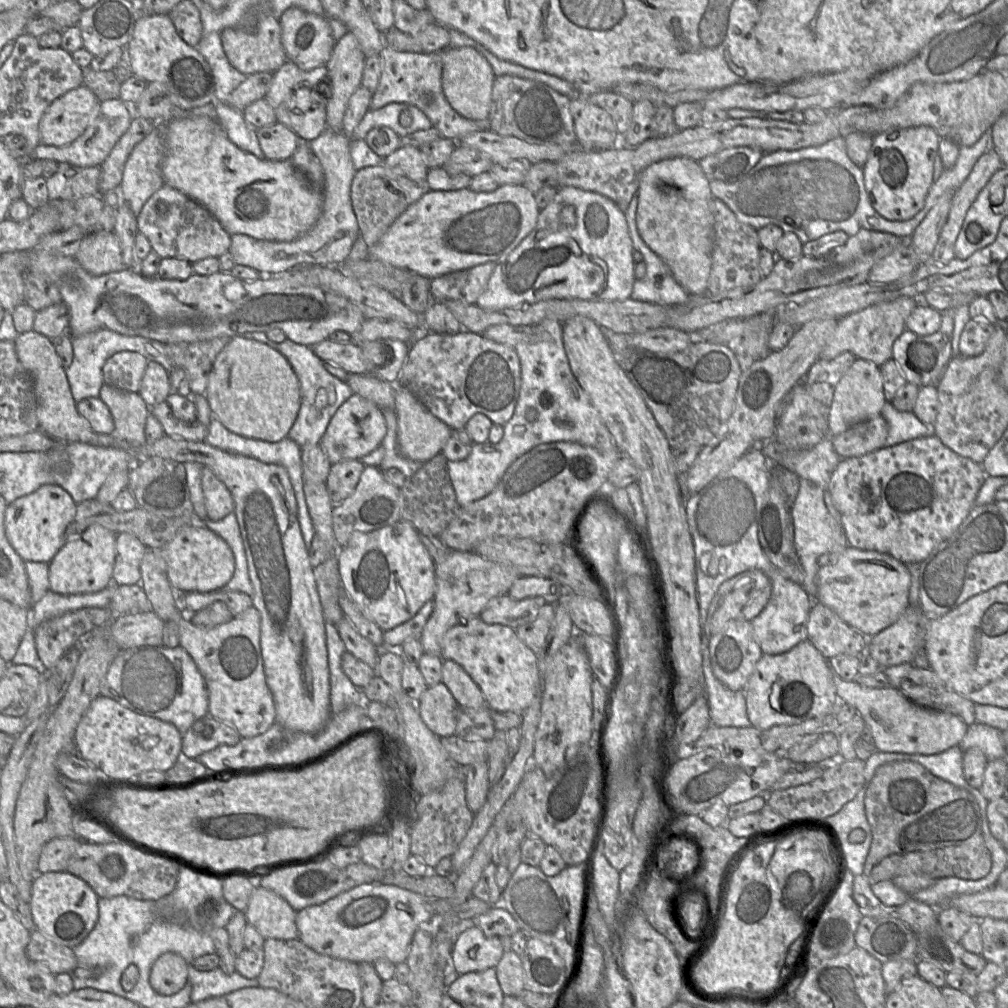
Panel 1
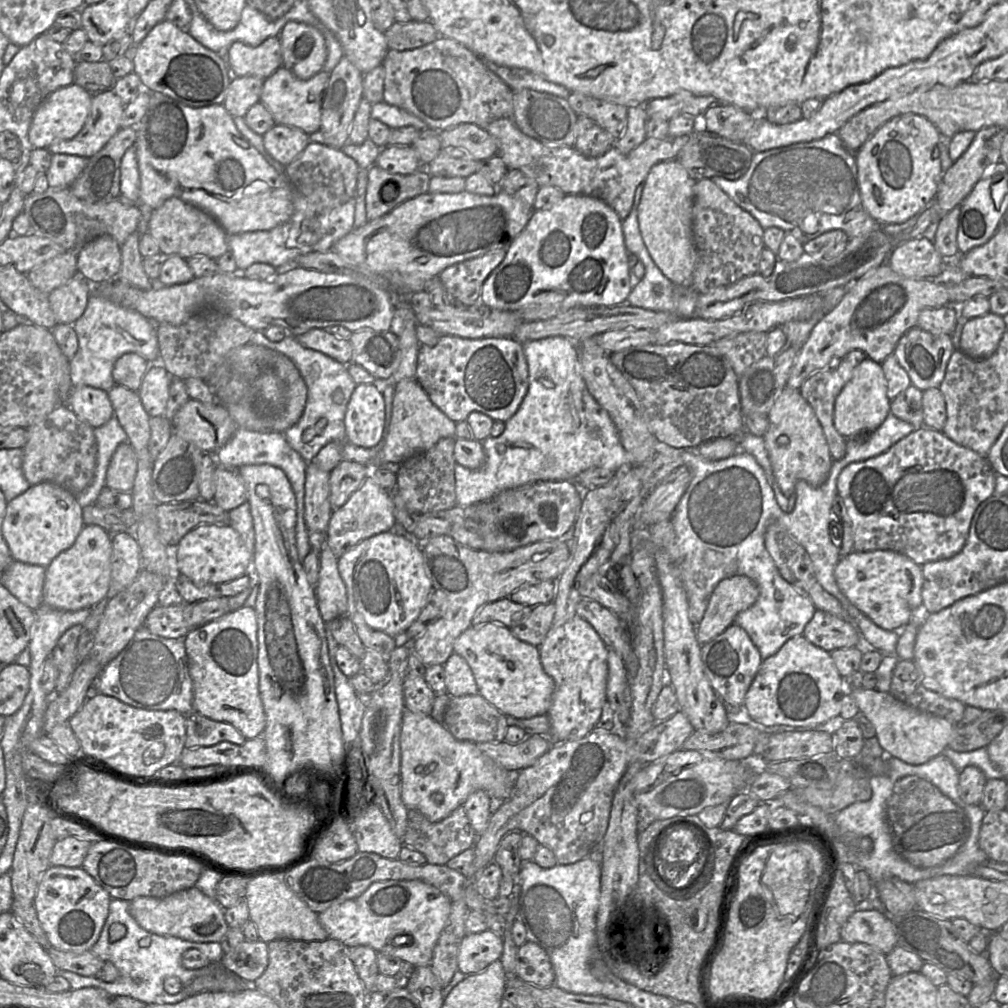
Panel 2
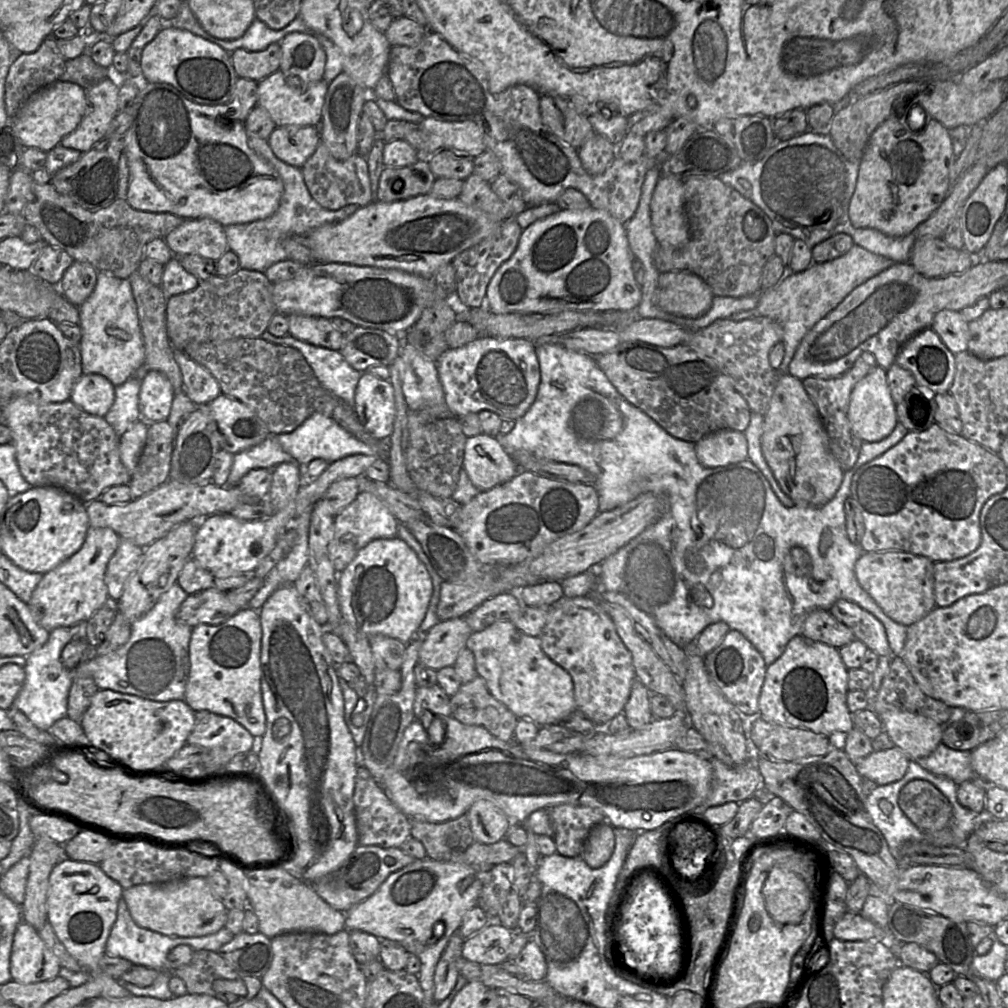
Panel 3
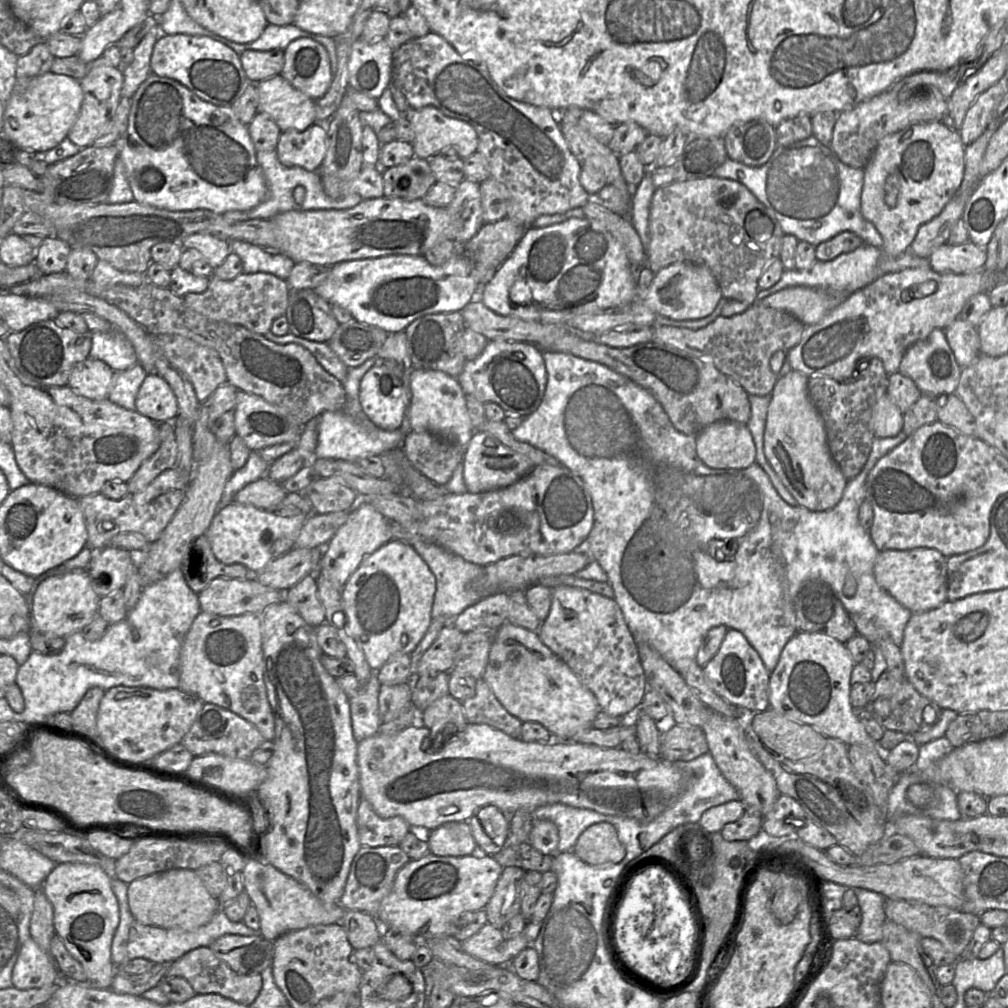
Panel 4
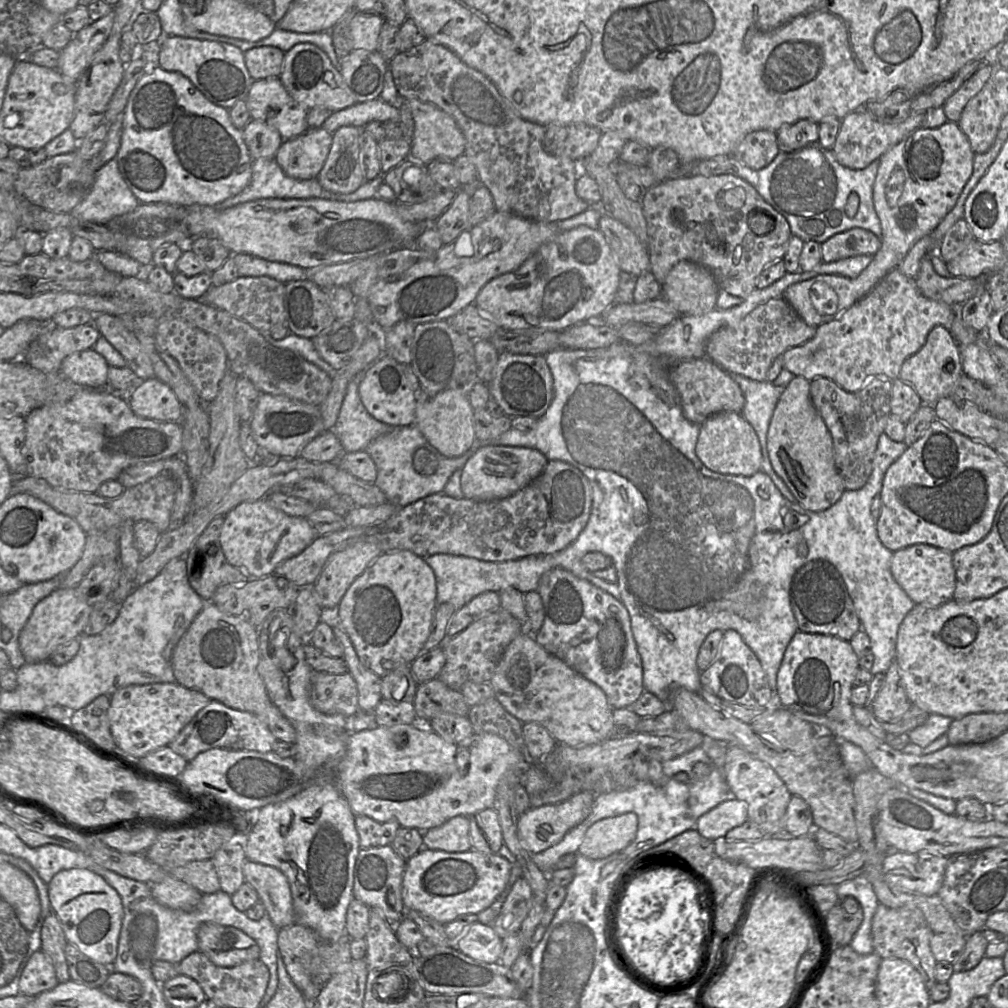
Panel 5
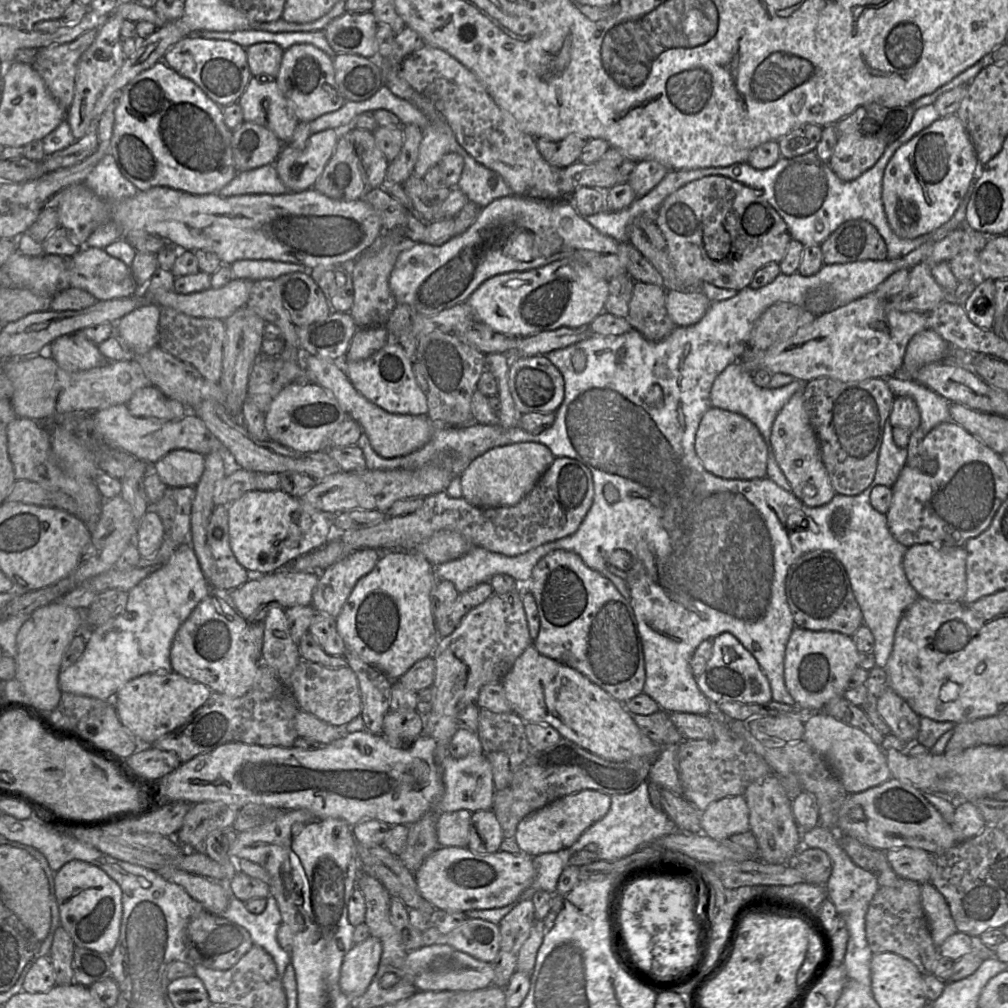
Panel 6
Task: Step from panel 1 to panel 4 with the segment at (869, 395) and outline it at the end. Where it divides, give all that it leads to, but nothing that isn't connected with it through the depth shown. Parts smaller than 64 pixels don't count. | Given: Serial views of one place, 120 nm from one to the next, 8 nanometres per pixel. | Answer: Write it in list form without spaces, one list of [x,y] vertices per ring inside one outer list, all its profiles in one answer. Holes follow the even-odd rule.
[[[888,394],[882,396],[873,407],[872,427],[875,438],[894,437],[903,430],[903,413]]]

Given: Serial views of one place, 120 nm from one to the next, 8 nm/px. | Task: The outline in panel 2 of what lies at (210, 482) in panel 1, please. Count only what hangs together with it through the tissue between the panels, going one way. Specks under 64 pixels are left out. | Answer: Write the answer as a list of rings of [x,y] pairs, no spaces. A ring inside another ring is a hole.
[[[217,466],[213,473],[215,493],[213,502],[224,511],[231,511],[247,502],[247,491],[236,470]]]

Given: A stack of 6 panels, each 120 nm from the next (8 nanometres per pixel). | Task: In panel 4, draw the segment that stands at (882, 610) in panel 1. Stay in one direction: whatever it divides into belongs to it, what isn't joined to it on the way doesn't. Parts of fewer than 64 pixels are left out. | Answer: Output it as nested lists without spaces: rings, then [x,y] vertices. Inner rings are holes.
[[[932,548],[879,551],[874,575],[878,585],[912,613],[926,612],[947,600],[947,558]]]

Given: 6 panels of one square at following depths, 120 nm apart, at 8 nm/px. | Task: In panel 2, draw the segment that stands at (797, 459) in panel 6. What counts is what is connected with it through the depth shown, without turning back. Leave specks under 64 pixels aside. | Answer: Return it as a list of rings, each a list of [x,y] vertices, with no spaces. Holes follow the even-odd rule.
[[[785,387],[768,414],[769,426],[763,436],[772,470],[780,490],[795,495],[795,485],[804,480],[817,487],[828,478],[833,459],[823,428],[800,390]]]

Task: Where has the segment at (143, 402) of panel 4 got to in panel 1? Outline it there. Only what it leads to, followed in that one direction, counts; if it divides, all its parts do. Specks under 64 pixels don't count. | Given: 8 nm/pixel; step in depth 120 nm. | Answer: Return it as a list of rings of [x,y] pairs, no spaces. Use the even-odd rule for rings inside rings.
[[[149,361],[138,393],[149,408],[163,402],[171,393],[170,374],[159,363]]]

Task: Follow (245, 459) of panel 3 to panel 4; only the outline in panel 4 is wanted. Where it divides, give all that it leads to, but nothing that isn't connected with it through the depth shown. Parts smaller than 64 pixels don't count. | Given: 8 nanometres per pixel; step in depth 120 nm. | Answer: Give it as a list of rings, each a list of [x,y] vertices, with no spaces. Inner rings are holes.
[[[251,451],[246,463],[235,470],[227,481],[219,503],[219,508],[226,507],[233,502],[234,495],[244,486],[266,476],[269,463],[265,462],[258,454],[259,451]]]

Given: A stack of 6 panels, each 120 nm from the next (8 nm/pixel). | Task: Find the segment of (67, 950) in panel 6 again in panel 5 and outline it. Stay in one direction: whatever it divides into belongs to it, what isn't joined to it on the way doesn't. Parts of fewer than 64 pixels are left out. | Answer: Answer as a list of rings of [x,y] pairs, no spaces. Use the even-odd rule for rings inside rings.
[[[50,913],[44,920],[41,928],[41,950],[52,963],[59,983],[70,980],[65,946],[67,939],[61,923],[55,913]]]

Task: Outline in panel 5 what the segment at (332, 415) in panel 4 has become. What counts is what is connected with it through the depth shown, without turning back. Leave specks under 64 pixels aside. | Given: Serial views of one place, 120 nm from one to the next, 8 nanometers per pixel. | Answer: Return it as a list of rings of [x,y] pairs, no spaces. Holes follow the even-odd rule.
[[[262,333],[262,335],[273,346],[295,352],[307,361],[321,368],[331,378],[335,376],[337,370],[319,355],[310,338],[289,333],[286,337],[276,340],[268,333]],[[366,370],[356,374],[349,382],[337,421],[329,429],[341,442],[344,453],[365,450],[371,441],[395,429],[375,419],[361,400],[359,385]]]

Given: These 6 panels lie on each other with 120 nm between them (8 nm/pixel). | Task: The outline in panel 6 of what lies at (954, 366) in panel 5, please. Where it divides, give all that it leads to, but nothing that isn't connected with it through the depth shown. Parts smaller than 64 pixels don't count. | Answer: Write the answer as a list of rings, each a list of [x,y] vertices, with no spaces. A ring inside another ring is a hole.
[[[924,329],[914,335],[914,337],[910,340],[904,355],[901,371],[899,371],[898,375],[893,376],[912,378],[923,366],[934,362],[943,362],[950,348],[951,346],[949,343],[944,340],[937,332],[932,329]]]

